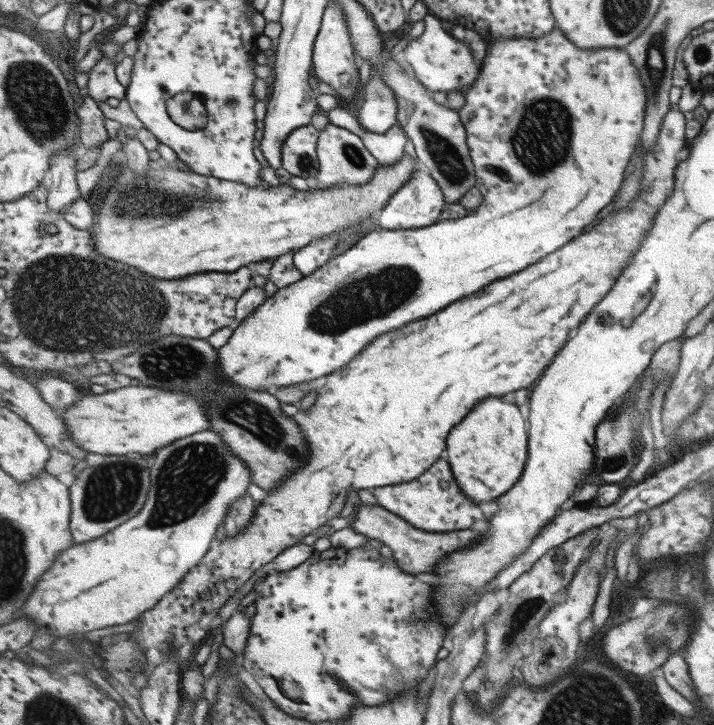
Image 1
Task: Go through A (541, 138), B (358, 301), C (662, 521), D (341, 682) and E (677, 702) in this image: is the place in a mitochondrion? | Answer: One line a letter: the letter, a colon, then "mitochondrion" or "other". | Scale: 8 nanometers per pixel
A: mitochondrion
B: mitochondrion
C: other
D: mitochondrion
E: other

